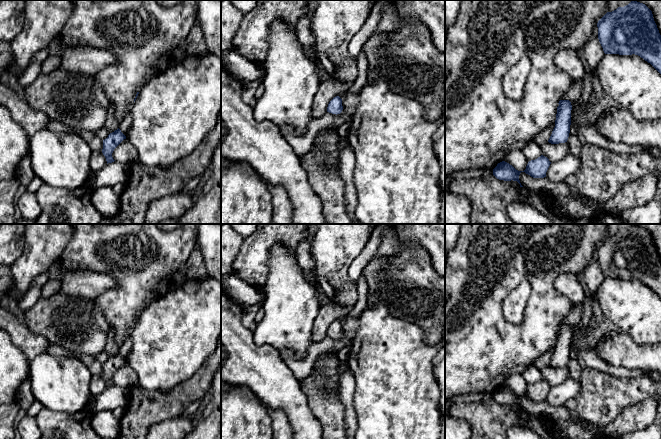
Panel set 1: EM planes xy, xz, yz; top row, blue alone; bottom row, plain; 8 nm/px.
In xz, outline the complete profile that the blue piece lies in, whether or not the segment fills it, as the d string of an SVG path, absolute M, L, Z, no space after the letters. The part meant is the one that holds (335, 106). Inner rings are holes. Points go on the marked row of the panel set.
M339 96L334 97L328 104L327 112L340 114L343 110L342 99Z

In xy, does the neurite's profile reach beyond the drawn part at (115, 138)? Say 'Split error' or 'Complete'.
Complete

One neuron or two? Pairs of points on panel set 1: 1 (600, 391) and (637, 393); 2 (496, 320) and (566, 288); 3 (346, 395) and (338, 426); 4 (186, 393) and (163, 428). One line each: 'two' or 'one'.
1: one
2: two
3: two
4: two

